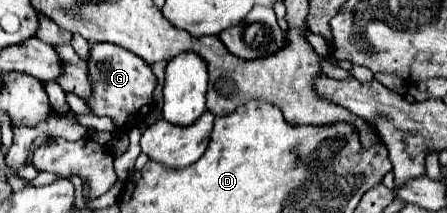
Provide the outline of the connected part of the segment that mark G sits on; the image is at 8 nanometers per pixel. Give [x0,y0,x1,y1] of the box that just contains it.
[86,42,156,130]

